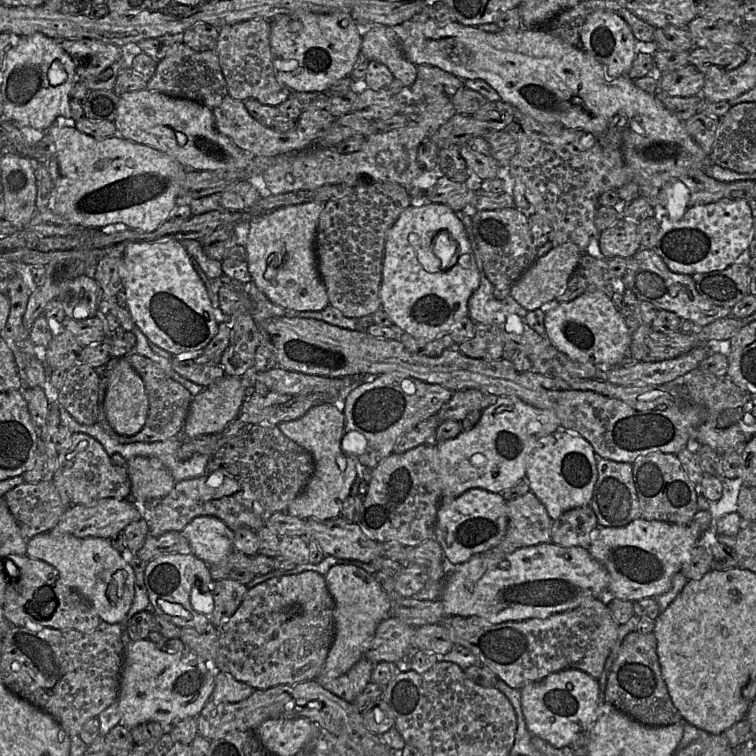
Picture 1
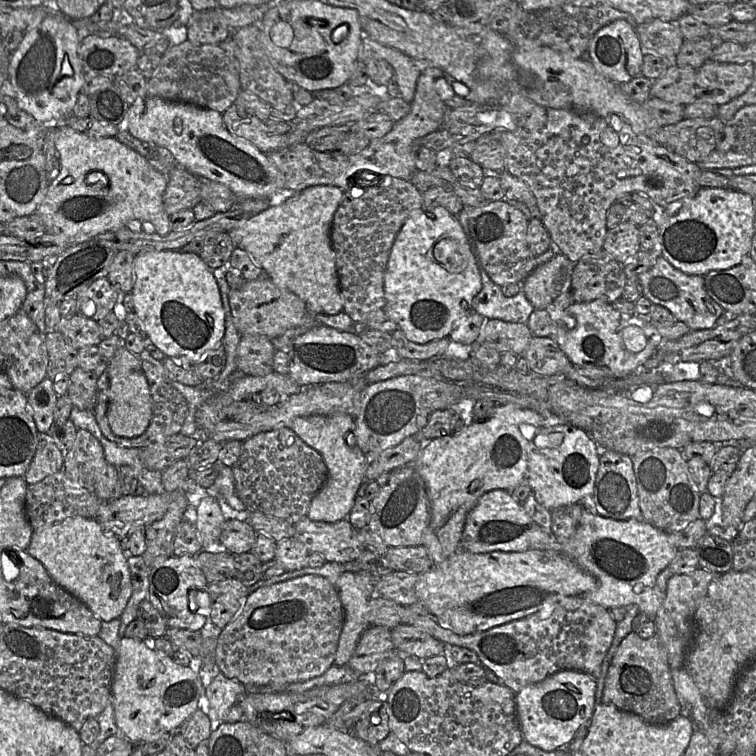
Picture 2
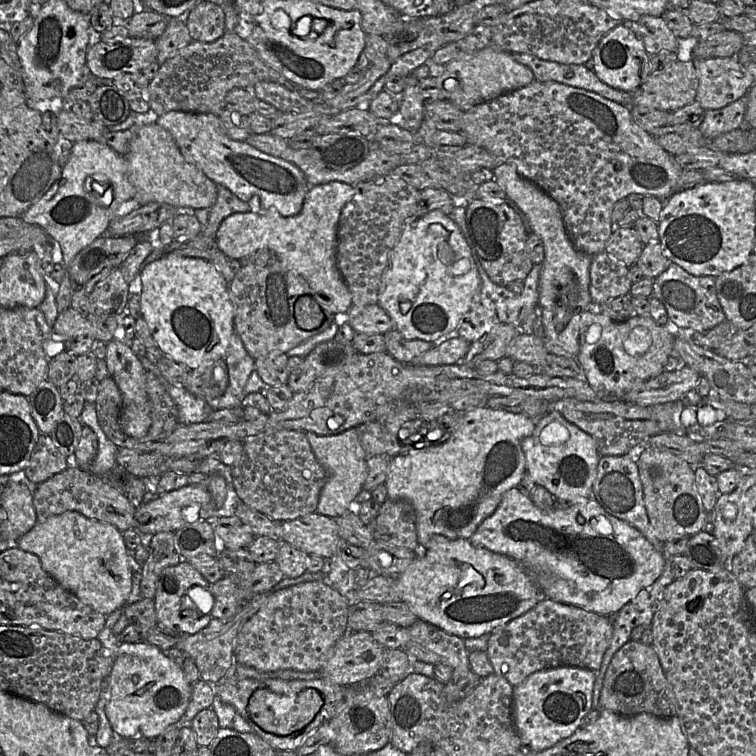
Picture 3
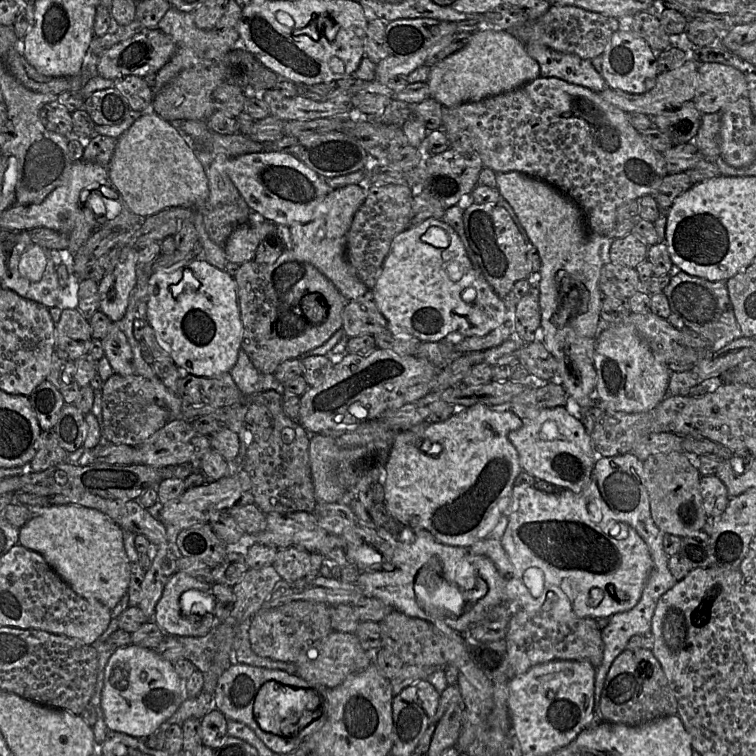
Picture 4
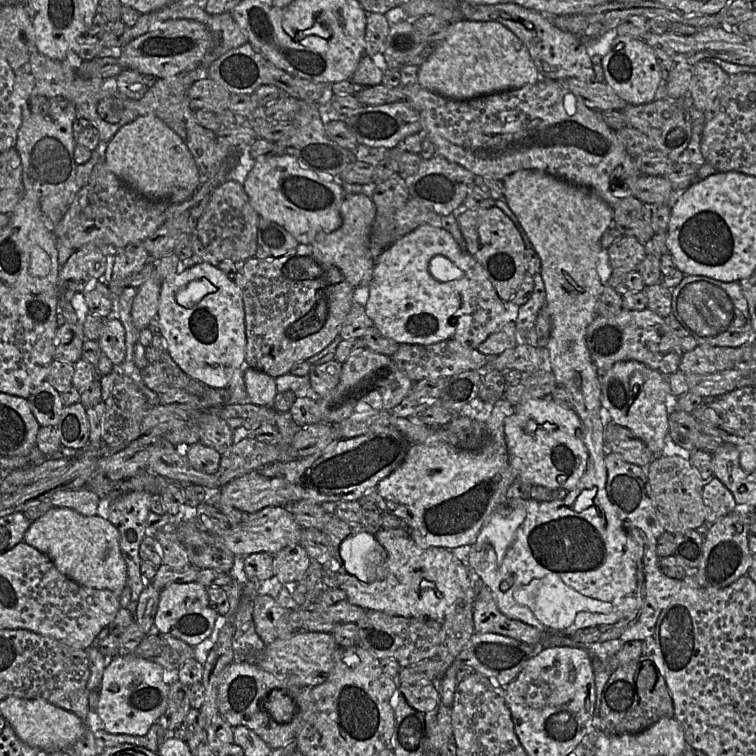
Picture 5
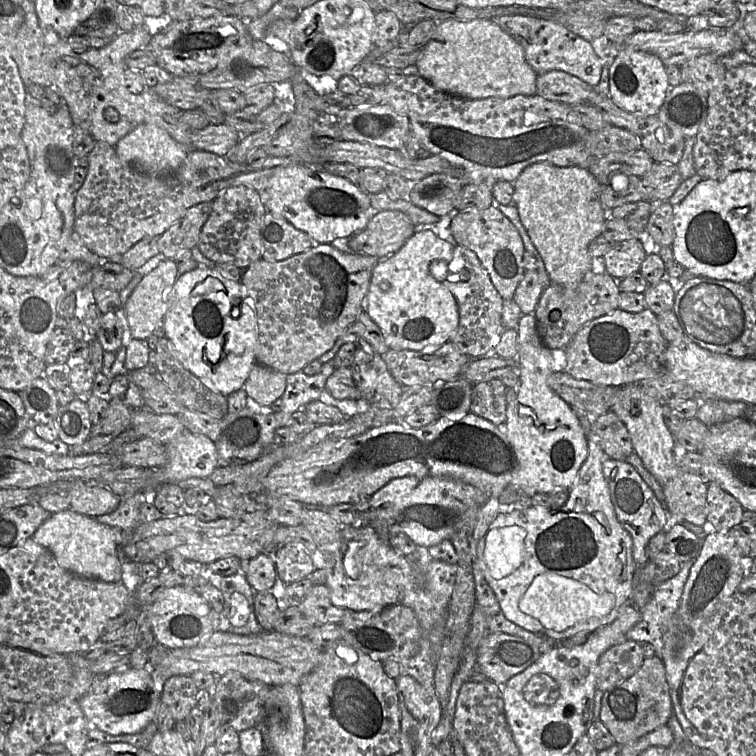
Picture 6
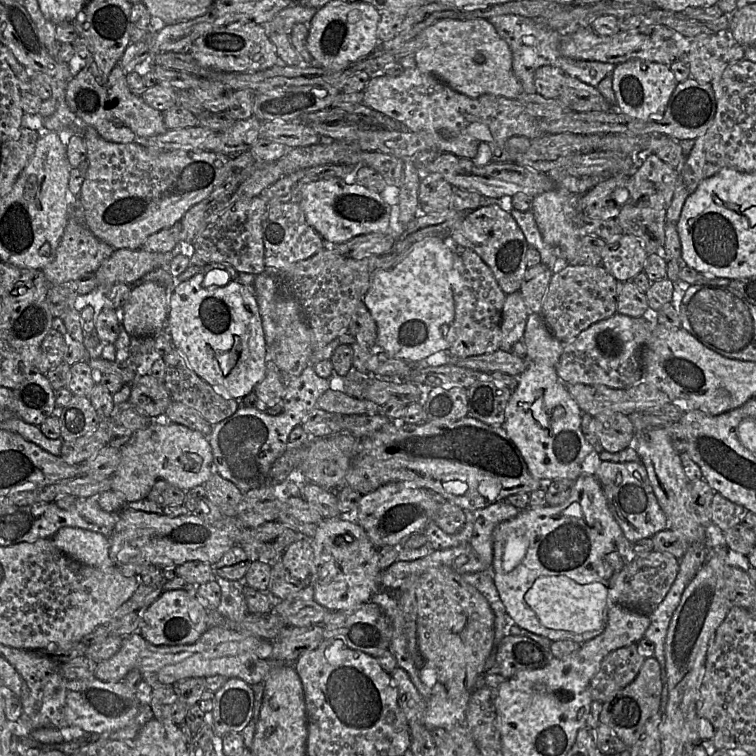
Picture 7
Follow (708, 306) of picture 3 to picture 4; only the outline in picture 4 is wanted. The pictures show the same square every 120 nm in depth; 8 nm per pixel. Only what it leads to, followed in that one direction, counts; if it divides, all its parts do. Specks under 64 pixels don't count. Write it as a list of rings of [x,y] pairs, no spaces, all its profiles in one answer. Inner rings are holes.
[[[673,265],[668,274],[671,280],[663,293],[668,299],[671,314],[667,320],[674,328],[690,329],[713,343],[712,351],[720,350],[725,344],[741,338],[741,330],[735,318],[726,281],[709,281],[688,275]]]

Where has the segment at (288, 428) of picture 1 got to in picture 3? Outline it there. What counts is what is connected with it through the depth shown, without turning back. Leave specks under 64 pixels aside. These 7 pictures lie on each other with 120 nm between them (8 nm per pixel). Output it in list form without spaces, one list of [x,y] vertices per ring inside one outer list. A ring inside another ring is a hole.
[[[353,427],[335,435],[304,433],[315,457],[328,473],[315,512],[328,517],[339,517],[352,510],[360,498],[367,474],[367,454],[360,443],[358,430]]]

